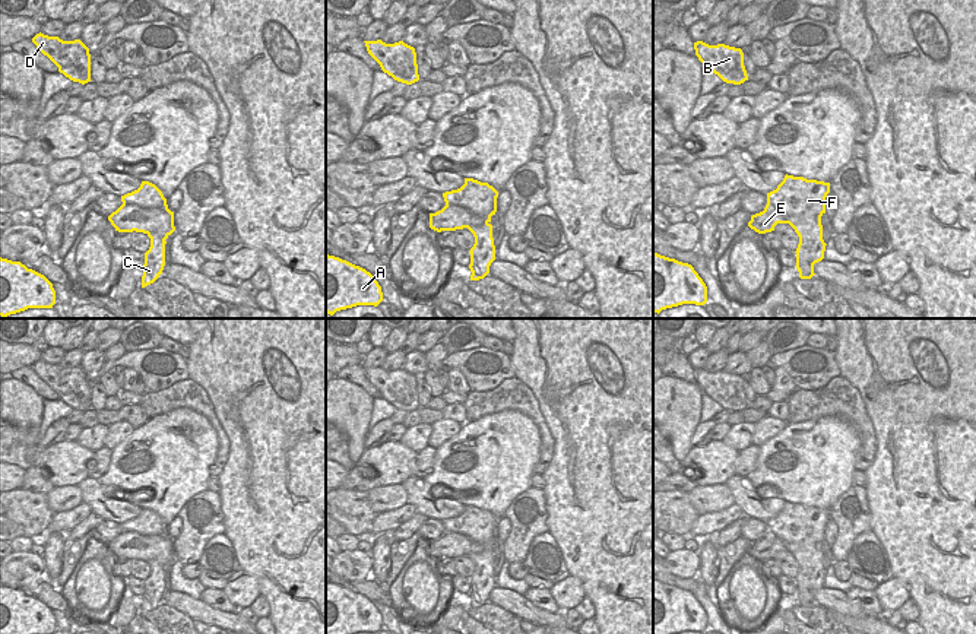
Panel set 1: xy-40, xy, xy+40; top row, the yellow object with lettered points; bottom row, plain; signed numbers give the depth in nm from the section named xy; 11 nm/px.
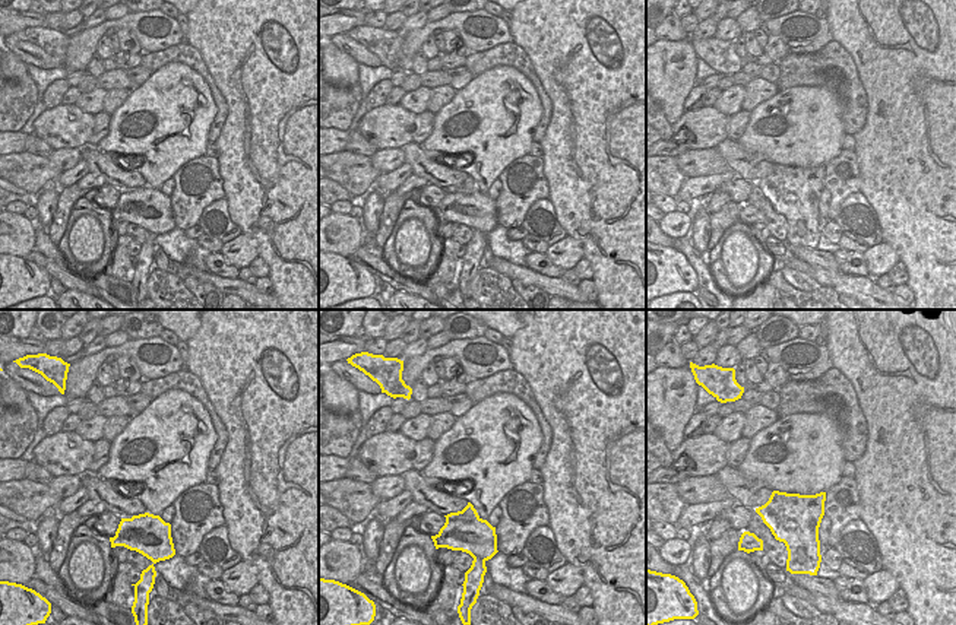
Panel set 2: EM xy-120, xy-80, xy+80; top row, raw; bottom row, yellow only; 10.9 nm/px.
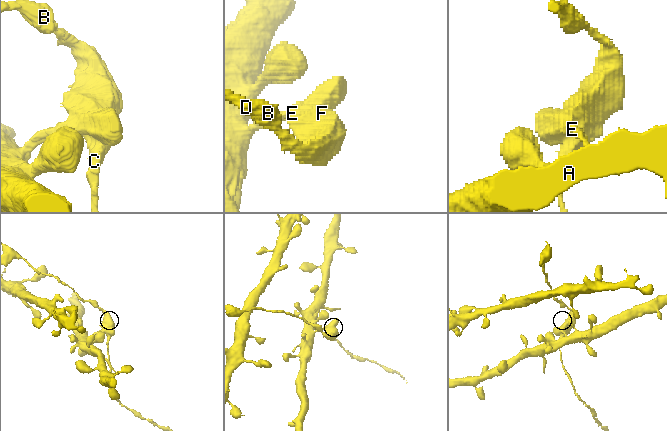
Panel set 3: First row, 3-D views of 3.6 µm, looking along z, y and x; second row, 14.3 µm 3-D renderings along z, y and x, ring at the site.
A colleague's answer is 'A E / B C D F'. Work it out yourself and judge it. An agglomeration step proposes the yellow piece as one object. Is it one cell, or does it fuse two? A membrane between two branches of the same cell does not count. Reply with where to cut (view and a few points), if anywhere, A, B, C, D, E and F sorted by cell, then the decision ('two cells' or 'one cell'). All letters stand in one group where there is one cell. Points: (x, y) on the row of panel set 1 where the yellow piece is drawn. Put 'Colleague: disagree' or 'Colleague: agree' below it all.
cut in xy along (446, 203), (463, 206), (478, 215), (491, 215); A E / B C D F; two cells
Colleague: agree

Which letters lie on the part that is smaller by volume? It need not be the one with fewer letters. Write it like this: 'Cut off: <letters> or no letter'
Cut off: B, C, D, F

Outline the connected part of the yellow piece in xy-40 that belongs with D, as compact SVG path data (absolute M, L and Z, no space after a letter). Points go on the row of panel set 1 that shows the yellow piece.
M39 32L32 42L66 77L82 85L91 82L91 54L80 39L63 41Z

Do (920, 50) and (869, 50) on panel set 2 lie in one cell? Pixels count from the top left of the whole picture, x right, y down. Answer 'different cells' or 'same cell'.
same cell

